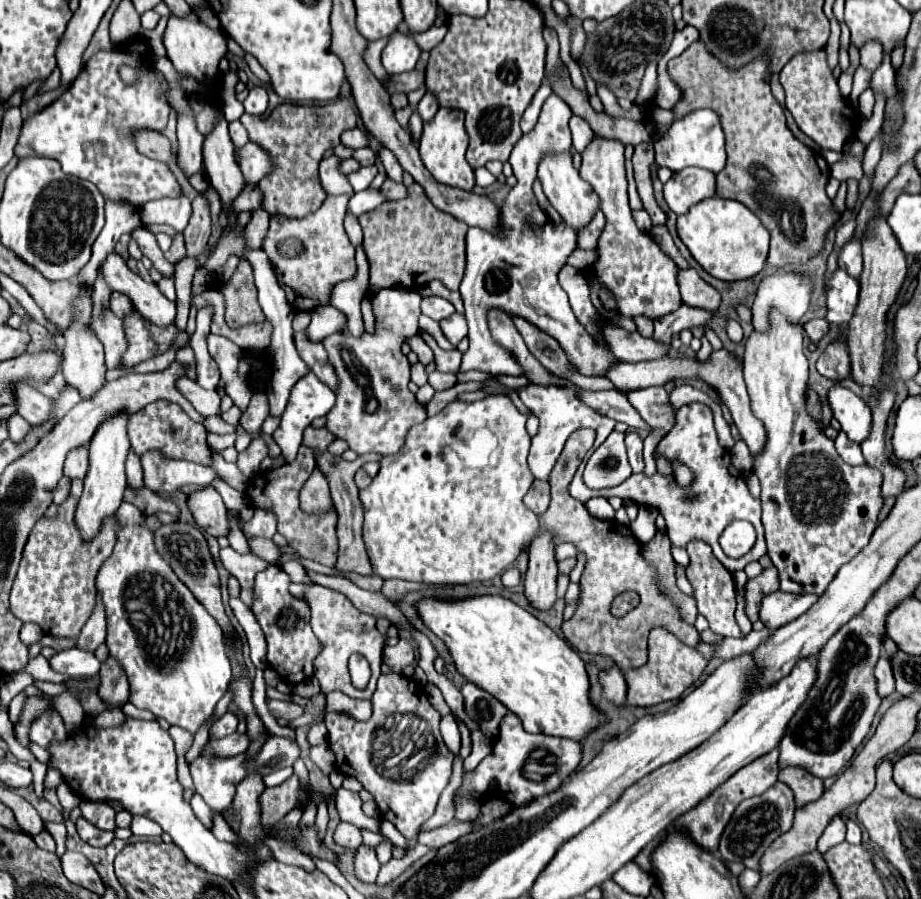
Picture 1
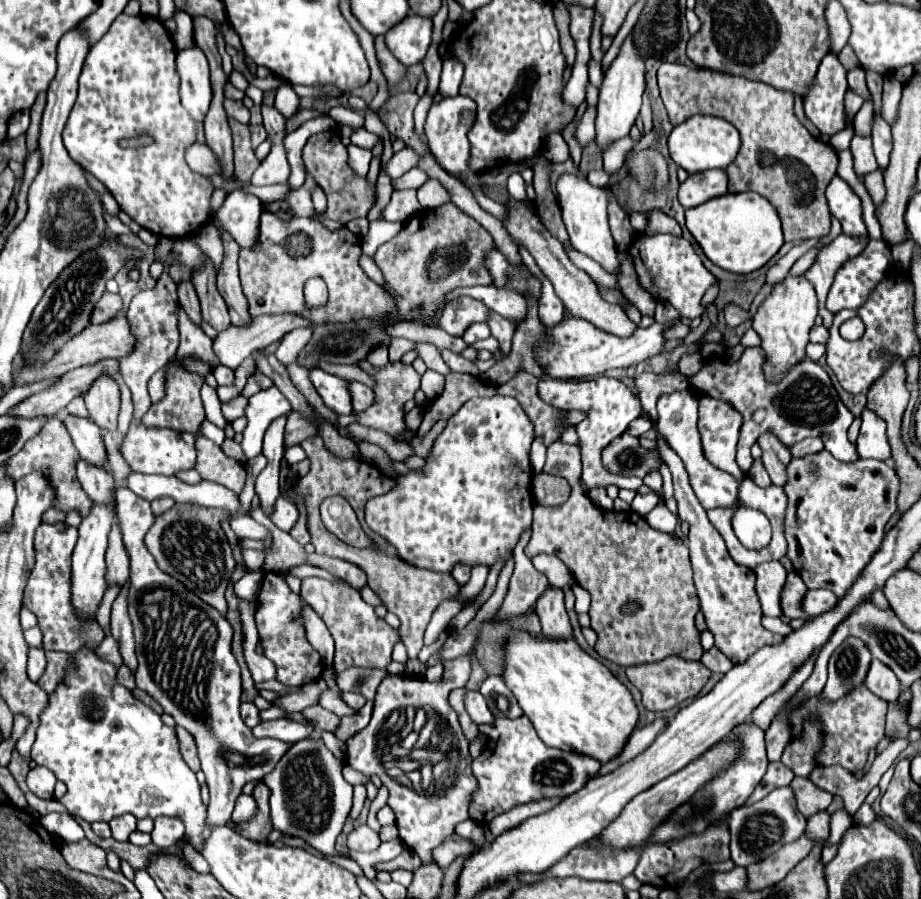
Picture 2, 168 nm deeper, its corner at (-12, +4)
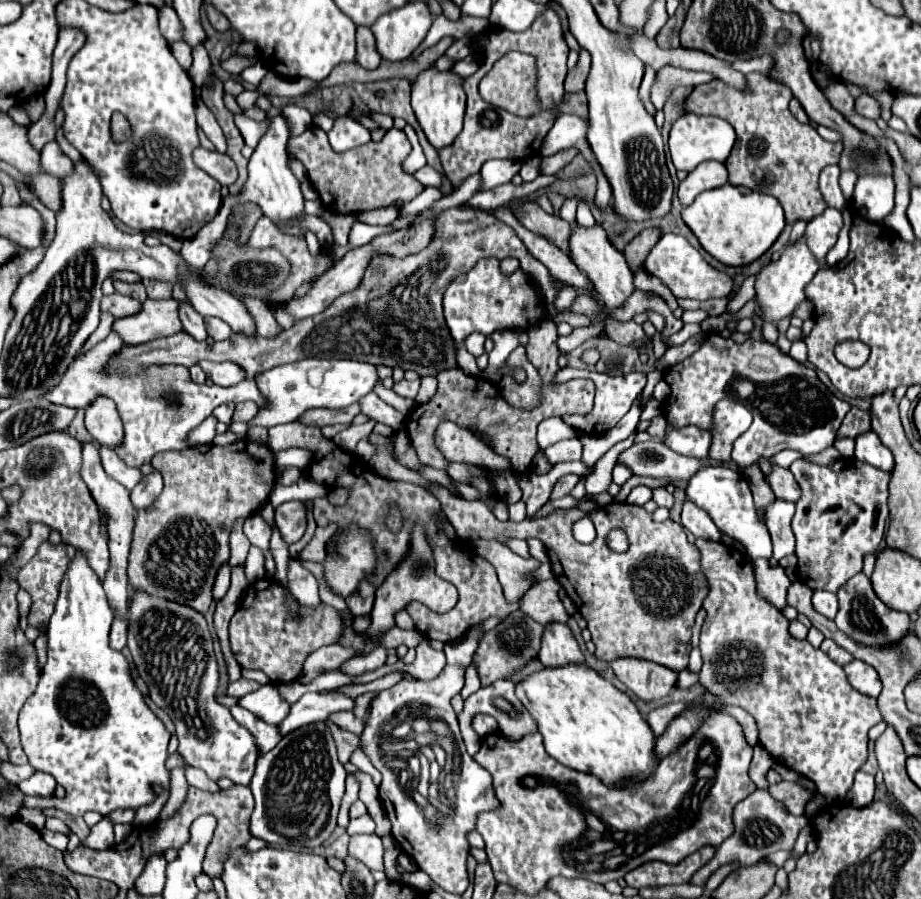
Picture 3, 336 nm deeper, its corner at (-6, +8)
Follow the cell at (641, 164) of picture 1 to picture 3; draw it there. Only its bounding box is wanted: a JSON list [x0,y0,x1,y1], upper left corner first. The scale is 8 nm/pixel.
[624,228,660,272]

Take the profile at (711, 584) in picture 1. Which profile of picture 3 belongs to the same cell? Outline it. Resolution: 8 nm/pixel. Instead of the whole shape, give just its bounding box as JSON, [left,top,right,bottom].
[696,538,882,802]

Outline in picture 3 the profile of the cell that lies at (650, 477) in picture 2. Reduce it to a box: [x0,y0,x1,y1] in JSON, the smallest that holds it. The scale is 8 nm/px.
[654,488,674,510]

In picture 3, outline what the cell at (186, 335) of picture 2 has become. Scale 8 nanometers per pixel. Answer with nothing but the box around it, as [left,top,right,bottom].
[200,360,246,388]

